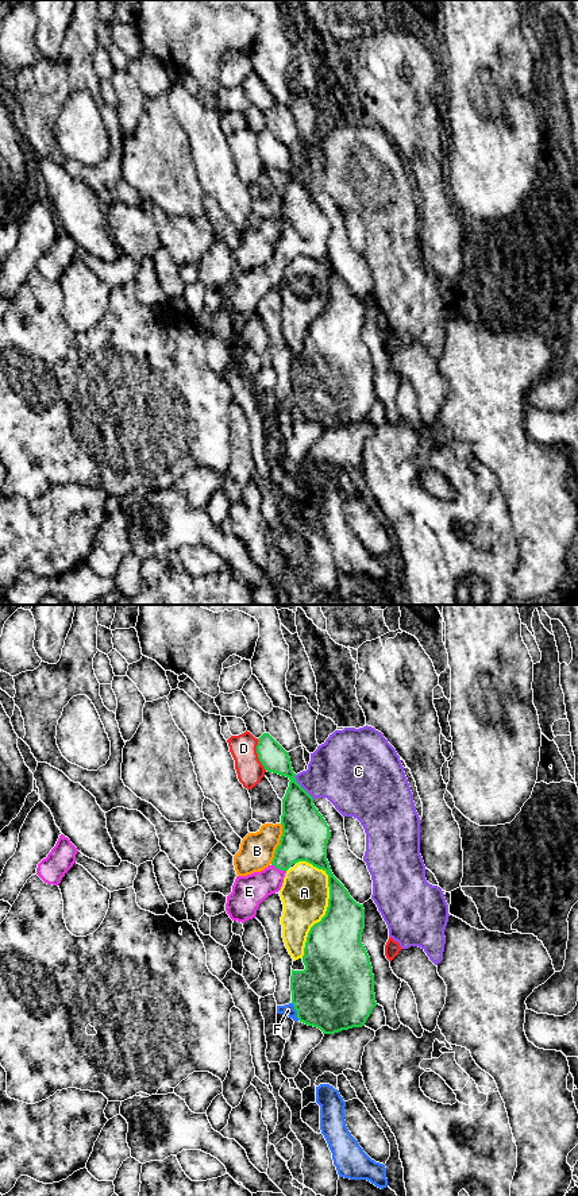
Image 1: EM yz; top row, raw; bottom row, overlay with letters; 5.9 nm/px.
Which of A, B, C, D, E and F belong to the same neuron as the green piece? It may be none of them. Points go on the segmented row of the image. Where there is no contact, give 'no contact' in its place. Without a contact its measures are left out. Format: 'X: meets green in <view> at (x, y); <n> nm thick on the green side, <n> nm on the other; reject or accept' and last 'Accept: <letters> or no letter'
A: meets green in yz at (328, 906); 340 nm thick on the green side, 280 nm on the other; reject
B: meets green in yz at (280, 844); 280 nm thick on the green side, 220 nm on the other; reject
C: meets green in yz at (301, 787); 260 nm thick on the green side, 360 nm on the other; reject
D: meets green in yz at (258, 755); 160 nm thick on the green side, 160 nm on the other; reject
E: meets green in yz at (278, 868); 280 nm thick on the green side, 190 nm on the other; accept
F: meets green in yz at (296, 1010); 460 nm thick on the green side, 70 nm on the other; reject
Accept: E

